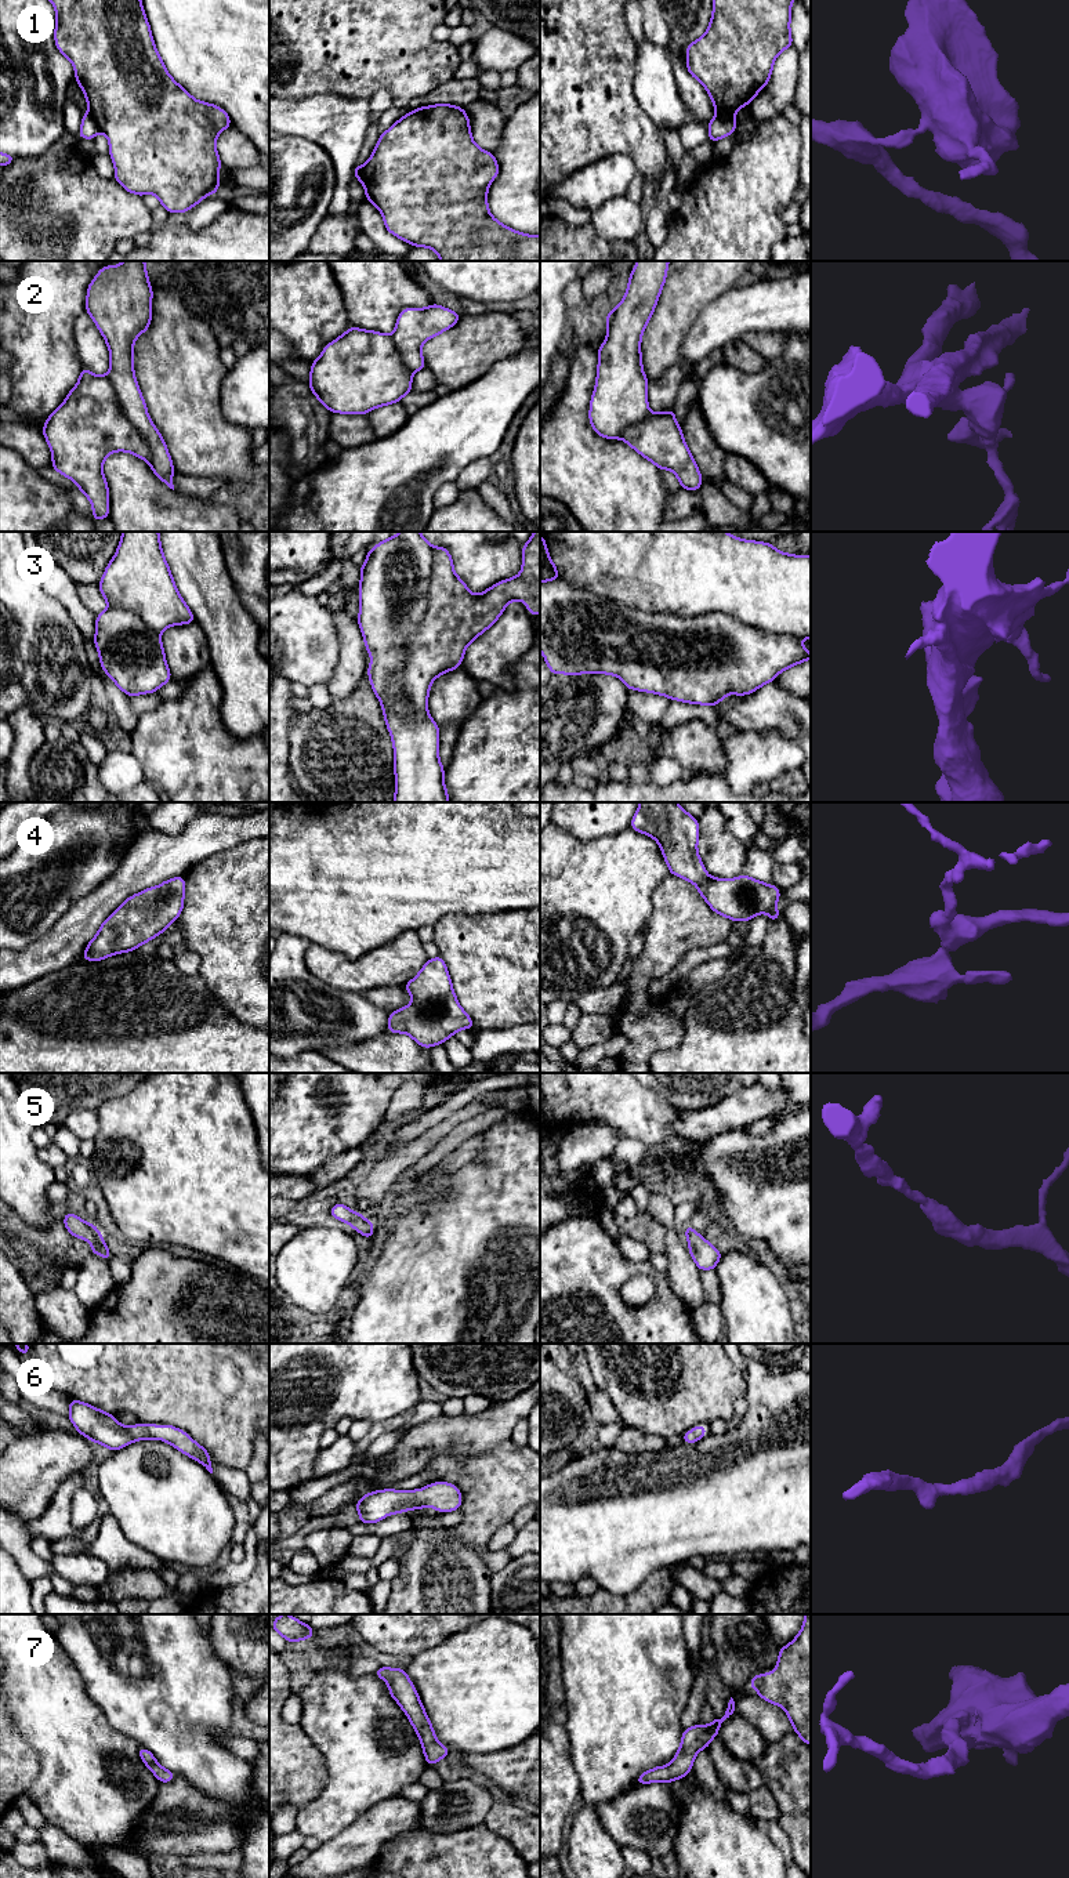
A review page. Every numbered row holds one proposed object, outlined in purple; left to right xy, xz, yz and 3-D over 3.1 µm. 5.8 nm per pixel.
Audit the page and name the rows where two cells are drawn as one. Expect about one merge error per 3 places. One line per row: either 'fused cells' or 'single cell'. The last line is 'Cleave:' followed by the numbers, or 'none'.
1: fused cells
2: fused cells
3: fused cells
4: single cell
5: single cell
6: single cell
7: single cell
Cleave: 1, 2, 3

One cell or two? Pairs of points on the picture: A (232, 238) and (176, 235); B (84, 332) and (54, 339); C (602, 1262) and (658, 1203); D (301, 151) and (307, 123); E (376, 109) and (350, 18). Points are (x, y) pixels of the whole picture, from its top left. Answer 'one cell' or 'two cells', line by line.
A: one cell
B: two cells
C: two cells
D: two cells
E: two cells

